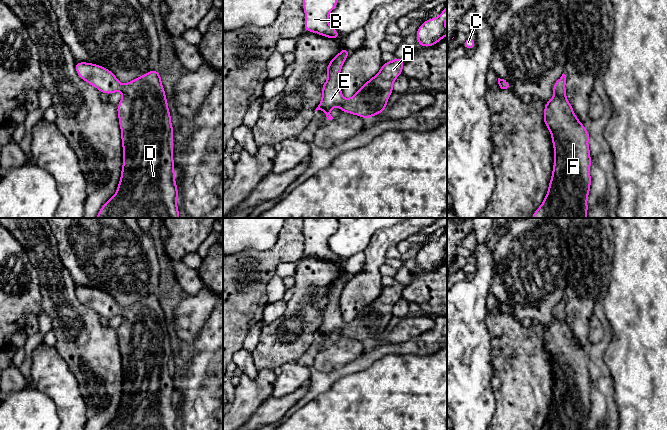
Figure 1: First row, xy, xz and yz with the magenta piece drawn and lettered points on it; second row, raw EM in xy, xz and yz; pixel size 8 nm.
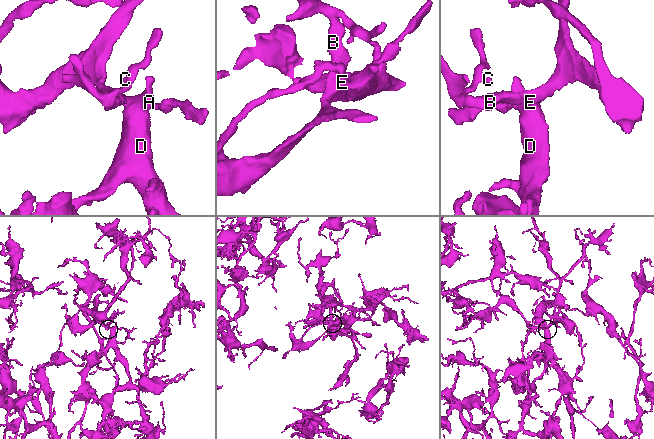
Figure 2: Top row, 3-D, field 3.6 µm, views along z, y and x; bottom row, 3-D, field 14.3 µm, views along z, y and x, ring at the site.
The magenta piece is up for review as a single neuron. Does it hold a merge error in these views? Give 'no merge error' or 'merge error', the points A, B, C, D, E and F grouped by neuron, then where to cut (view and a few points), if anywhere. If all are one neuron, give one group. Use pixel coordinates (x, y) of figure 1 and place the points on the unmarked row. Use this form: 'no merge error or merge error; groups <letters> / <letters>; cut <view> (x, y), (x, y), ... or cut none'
no merge error; groups A B C D E F; cut none

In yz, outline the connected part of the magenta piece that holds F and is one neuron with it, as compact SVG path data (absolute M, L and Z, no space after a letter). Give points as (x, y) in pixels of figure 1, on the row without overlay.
M563 297L553 309L553 322L545 326L543 344L551 357L554 390L548 416L540 430L588 430L590 359L568 326L565 309Z

